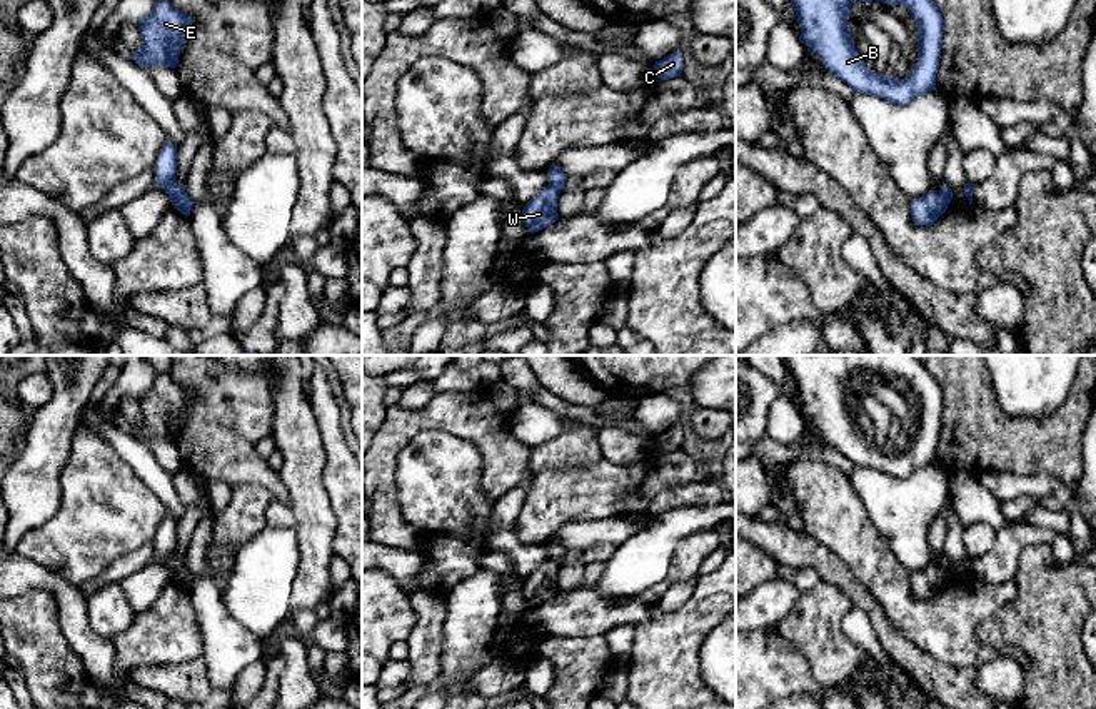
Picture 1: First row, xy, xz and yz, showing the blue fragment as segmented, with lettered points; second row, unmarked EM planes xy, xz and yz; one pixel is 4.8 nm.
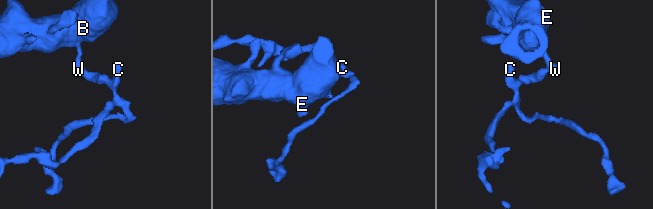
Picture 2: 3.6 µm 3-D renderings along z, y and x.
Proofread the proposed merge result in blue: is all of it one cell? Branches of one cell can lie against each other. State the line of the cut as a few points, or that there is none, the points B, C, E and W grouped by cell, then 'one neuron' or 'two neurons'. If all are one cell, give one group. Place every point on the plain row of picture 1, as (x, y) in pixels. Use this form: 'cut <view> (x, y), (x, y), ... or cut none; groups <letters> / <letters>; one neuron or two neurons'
cut xy (187, 569), (174, 579); groups B E W / C; two neurons

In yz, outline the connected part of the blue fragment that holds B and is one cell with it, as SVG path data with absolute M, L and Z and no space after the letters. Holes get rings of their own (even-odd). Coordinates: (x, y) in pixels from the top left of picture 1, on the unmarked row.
M782 355L782 359L797 389L799 415L807 419L829 447L847 457L852 465L904 479L918 469L936 464L944 397L936 377L916 355ZM872 374L906 380L918 397L918 435L904 452L877 449L876 444L869 444L852 417L851 402L846 399L851 389L849 382L854 375Z

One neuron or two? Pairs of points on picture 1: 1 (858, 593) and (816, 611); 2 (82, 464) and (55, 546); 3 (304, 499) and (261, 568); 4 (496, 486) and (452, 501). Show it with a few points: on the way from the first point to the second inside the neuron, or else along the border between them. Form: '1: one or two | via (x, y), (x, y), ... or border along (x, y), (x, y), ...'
1: two | border along (821, 581), (834, 586), (853, 606)
2: one | via (82, 484), (82, 519), (75, 526)
3: two | border along (294, 527), (299, 568)
4: two | border along (479, 452), (481, 491), (492, 502)

